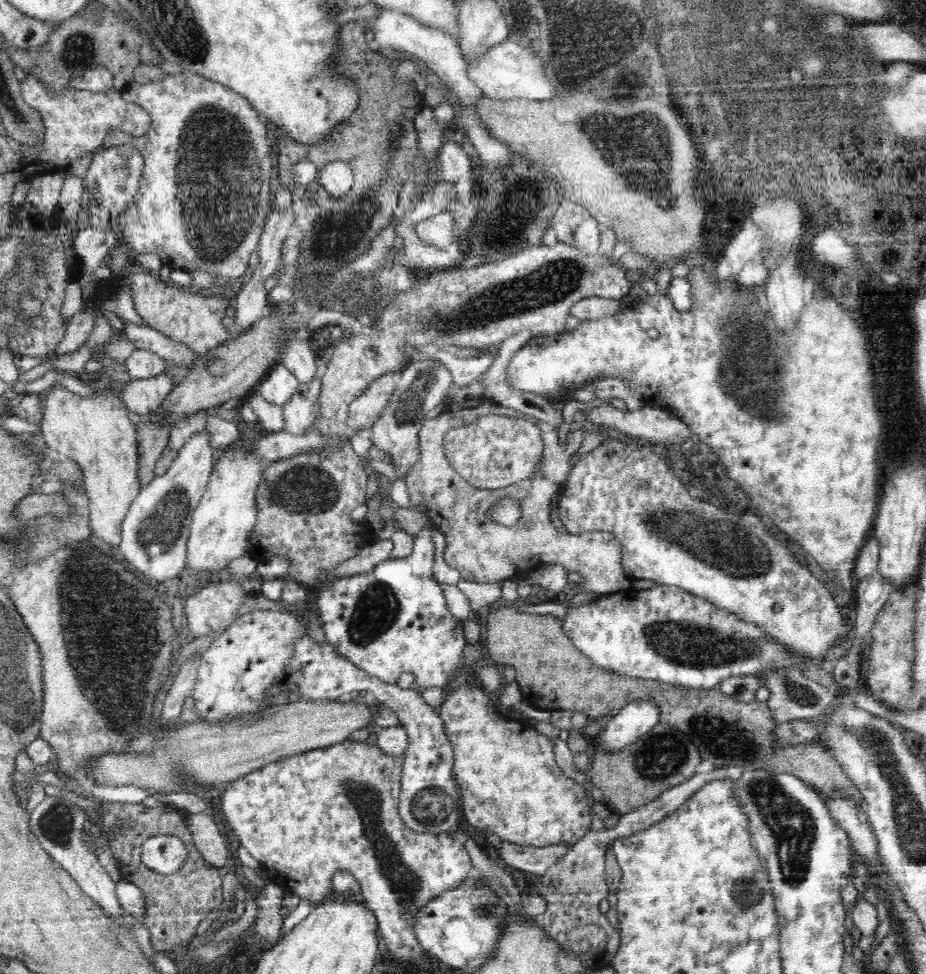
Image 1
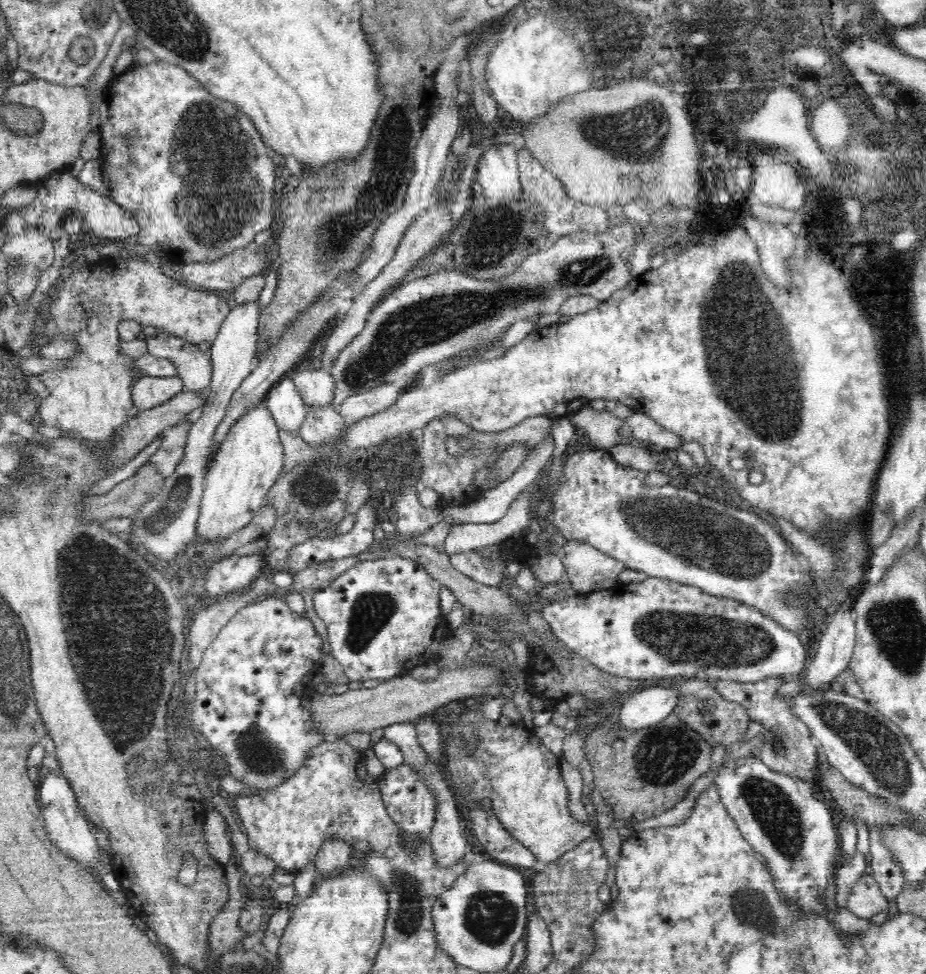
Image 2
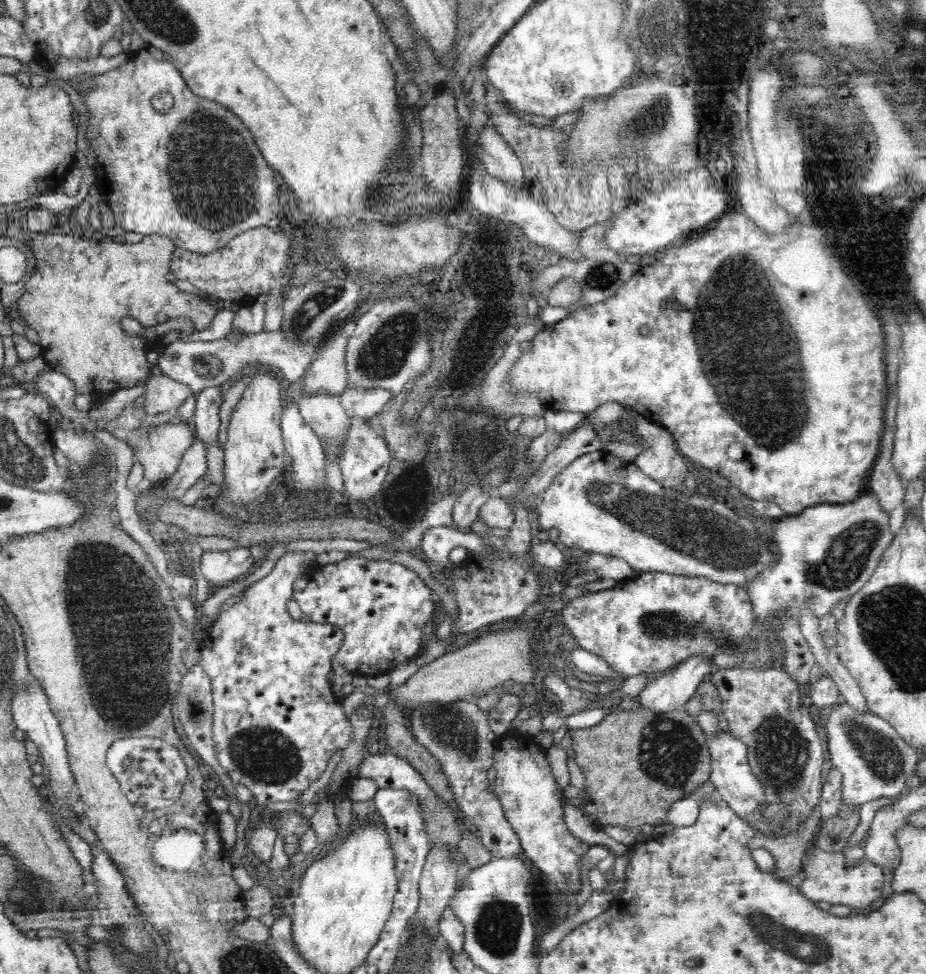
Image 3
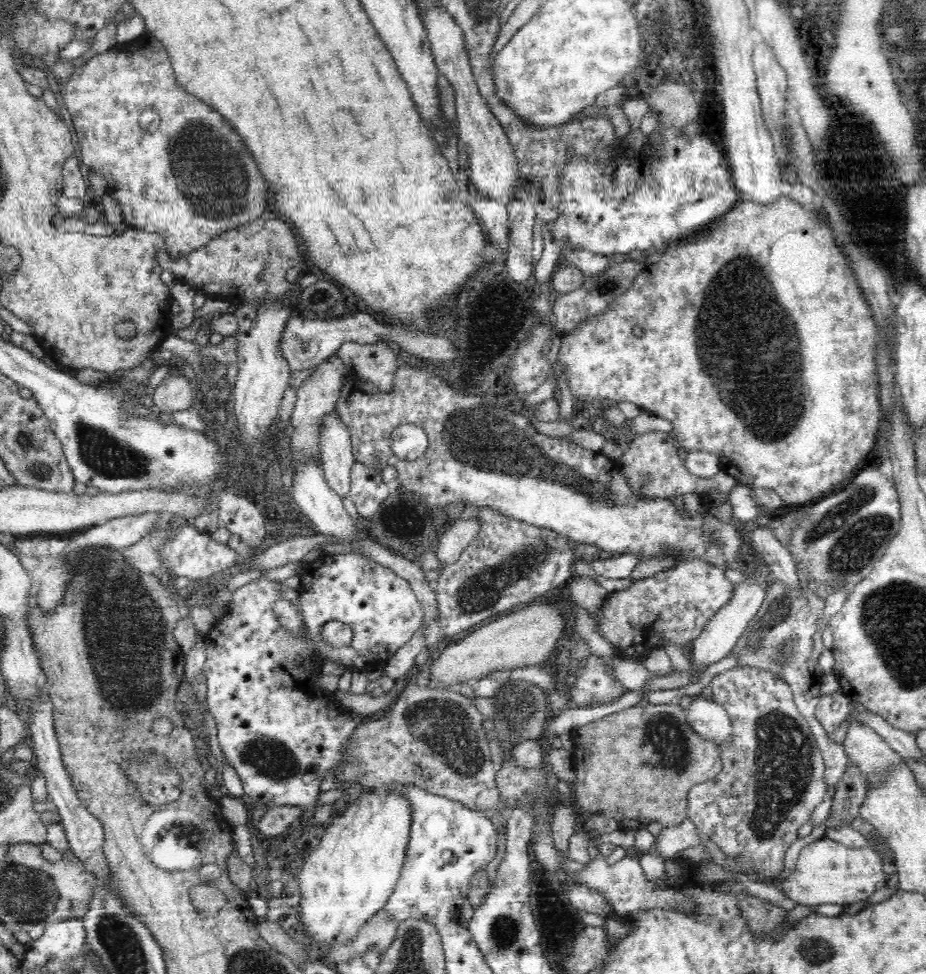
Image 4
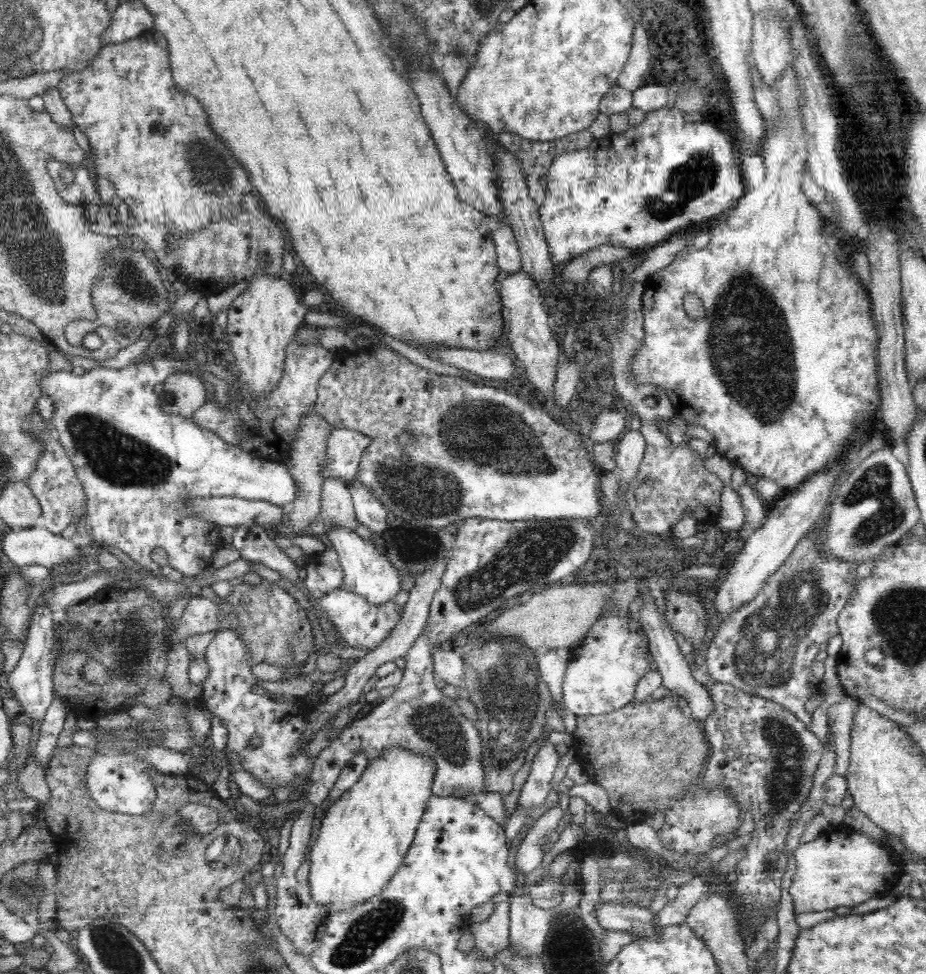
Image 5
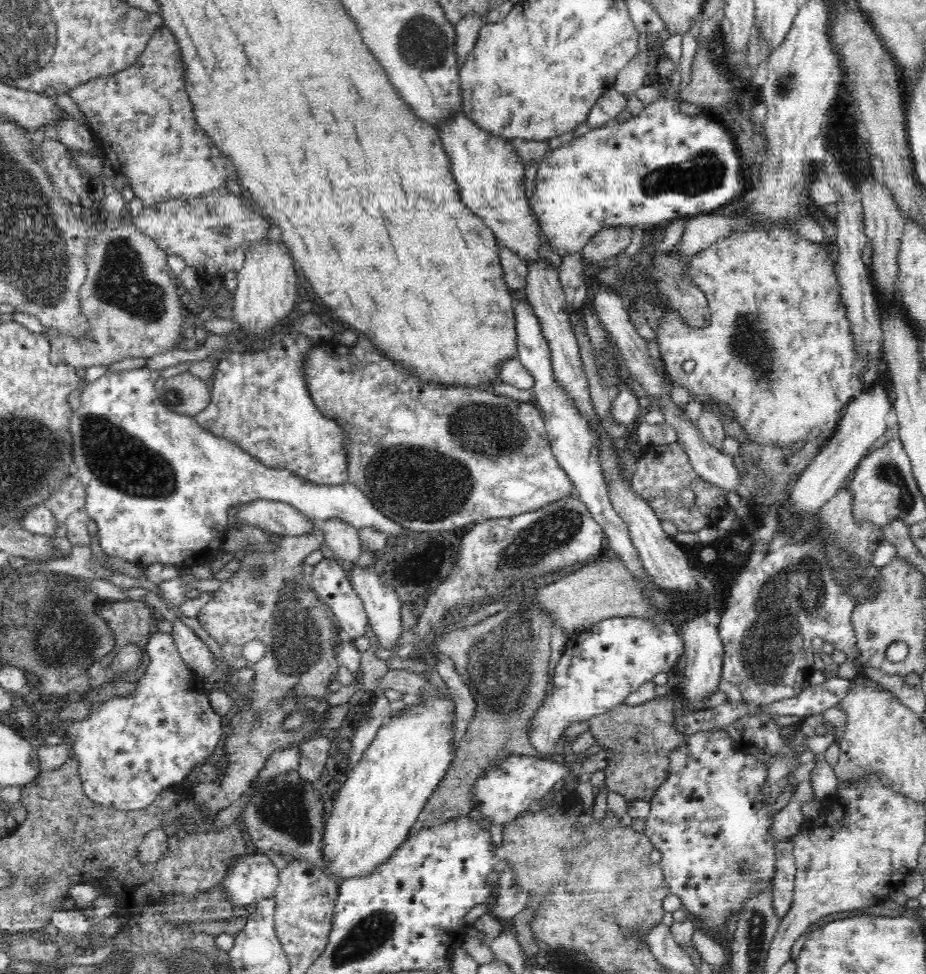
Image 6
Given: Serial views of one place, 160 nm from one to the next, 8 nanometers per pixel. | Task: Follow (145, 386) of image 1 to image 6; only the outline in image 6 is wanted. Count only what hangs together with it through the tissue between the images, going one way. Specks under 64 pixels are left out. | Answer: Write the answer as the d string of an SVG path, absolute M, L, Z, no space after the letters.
M189 372L168 379L160 393L164 406L172 412L196 416L210 402L210 383Z

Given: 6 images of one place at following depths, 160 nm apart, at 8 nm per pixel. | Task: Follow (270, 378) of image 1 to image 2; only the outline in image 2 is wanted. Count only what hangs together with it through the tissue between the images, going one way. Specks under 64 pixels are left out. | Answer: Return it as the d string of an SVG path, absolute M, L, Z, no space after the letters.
M284 376L279 382L270 386L264 403L279 428L298 434L298 428L304 422L305 402L292 379Z

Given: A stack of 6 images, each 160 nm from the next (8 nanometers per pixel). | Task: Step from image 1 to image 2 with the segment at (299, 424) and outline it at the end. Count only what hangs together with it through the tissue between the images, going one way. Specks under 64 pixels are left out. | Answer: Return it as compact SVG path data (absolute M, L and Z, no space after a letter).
M331 404L324 406L304 406L304 422L298 428L298 435L306 443L332 444L336 436L342 436L342 430L347 424L341 413L334 410Z

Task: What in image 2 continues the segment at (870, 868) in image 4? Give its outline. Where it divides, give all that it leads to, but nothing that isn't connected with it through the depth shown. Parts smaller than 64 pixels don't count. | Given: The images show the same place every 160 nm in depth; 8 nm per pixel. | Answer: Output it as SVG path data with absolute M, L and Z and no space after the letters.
M864 872L852 888L846 908L858 918L870 920L872 916L888 910L888 903L874 877Z

